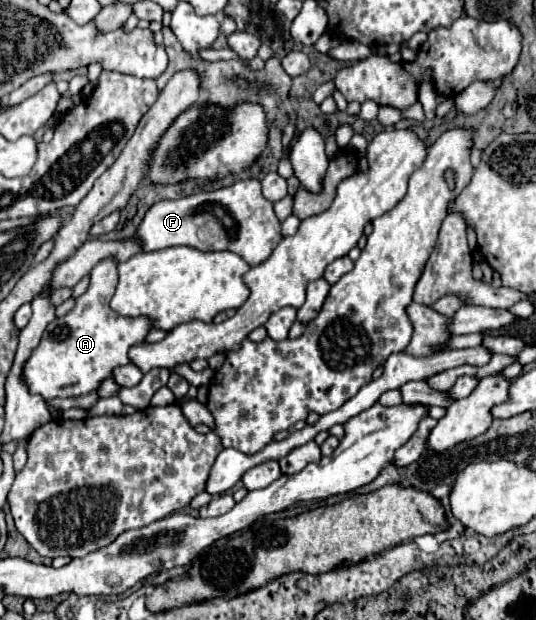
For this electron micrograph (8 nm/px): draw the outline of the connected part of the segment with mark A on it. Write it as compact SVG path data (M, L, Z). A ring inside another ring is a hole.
M105 258L91 270L89 290L75 300L75 308L61 318L55 318L29 360L23 364L23 382L31 394L49 398L83 396L109 378L113 366L129 364L129 348L141 344L149 332L149 318L121 318L109 308L109 300L117 286L117 260Z

